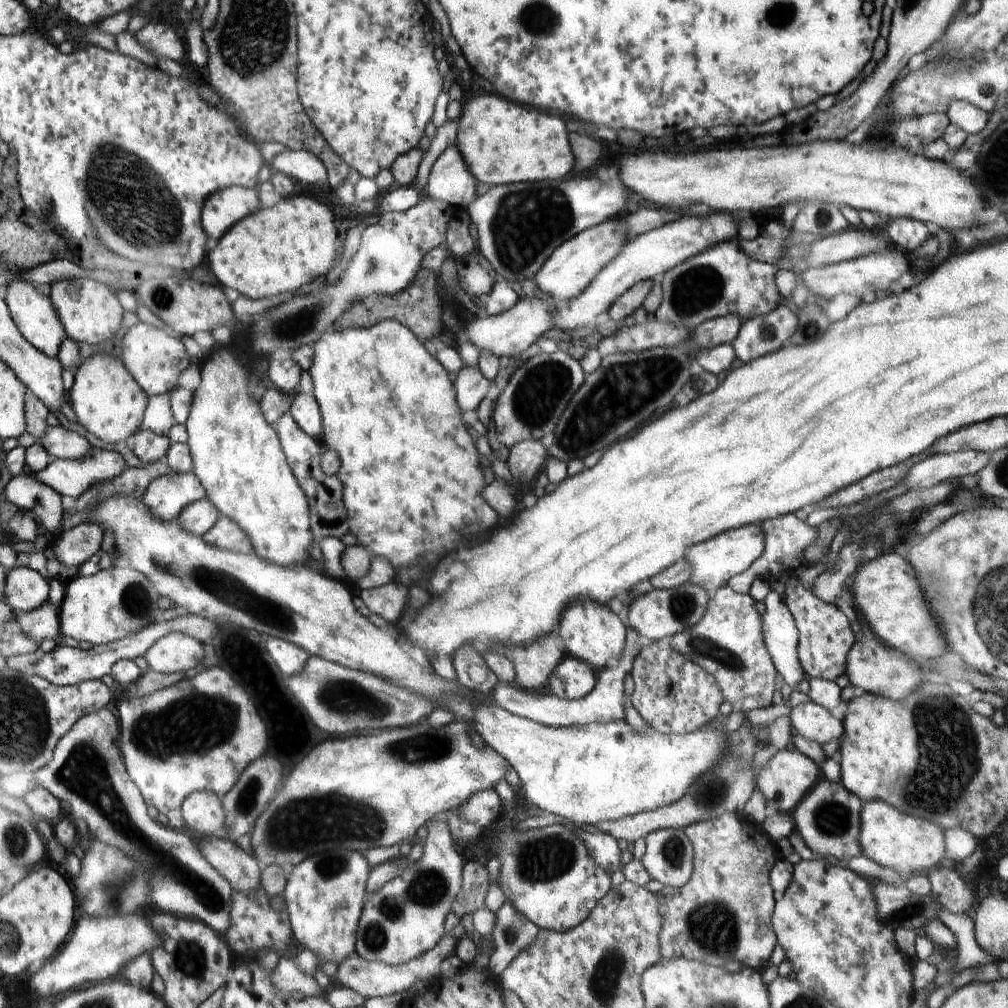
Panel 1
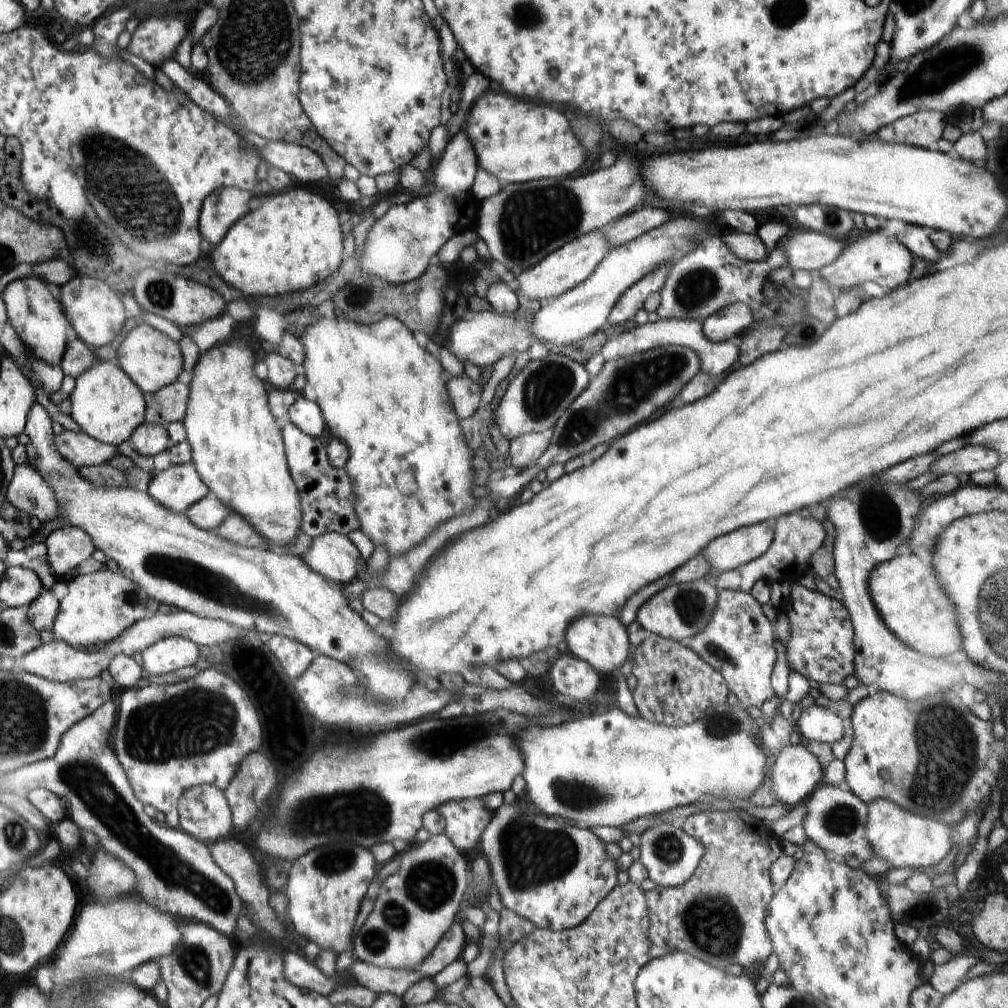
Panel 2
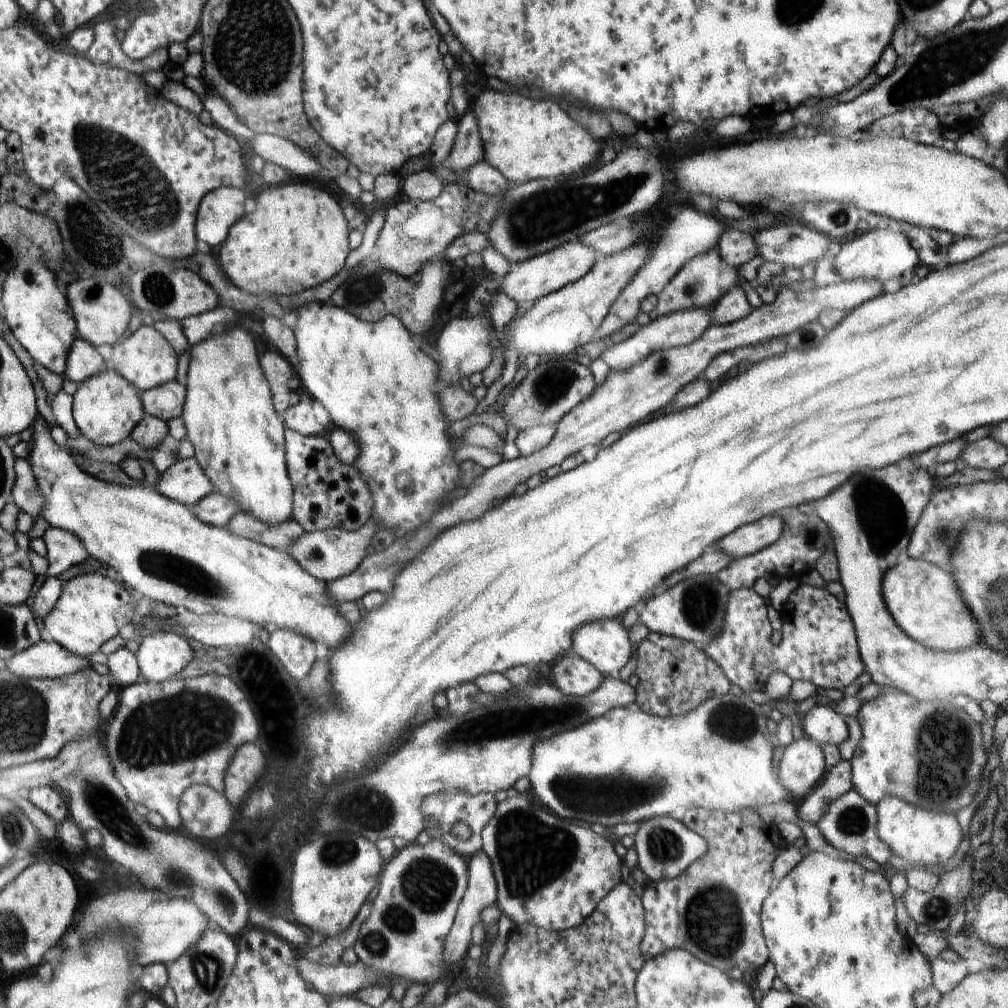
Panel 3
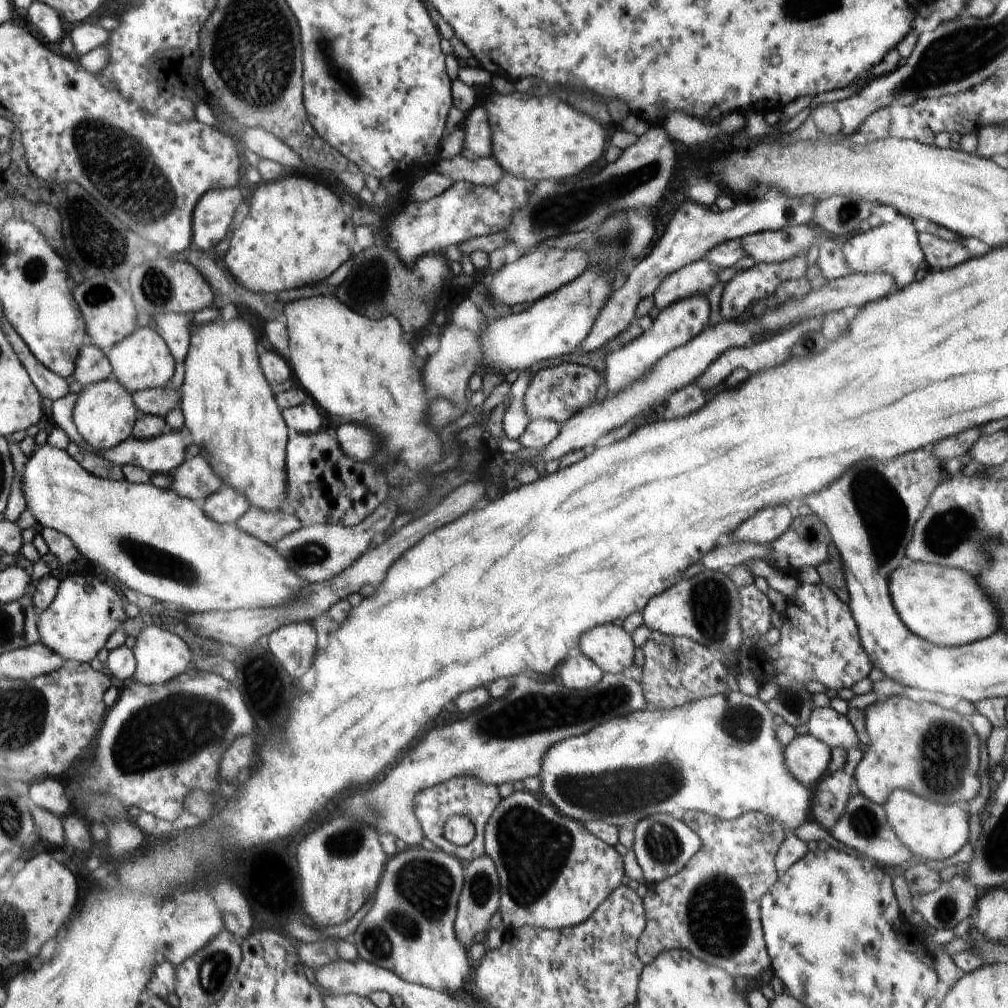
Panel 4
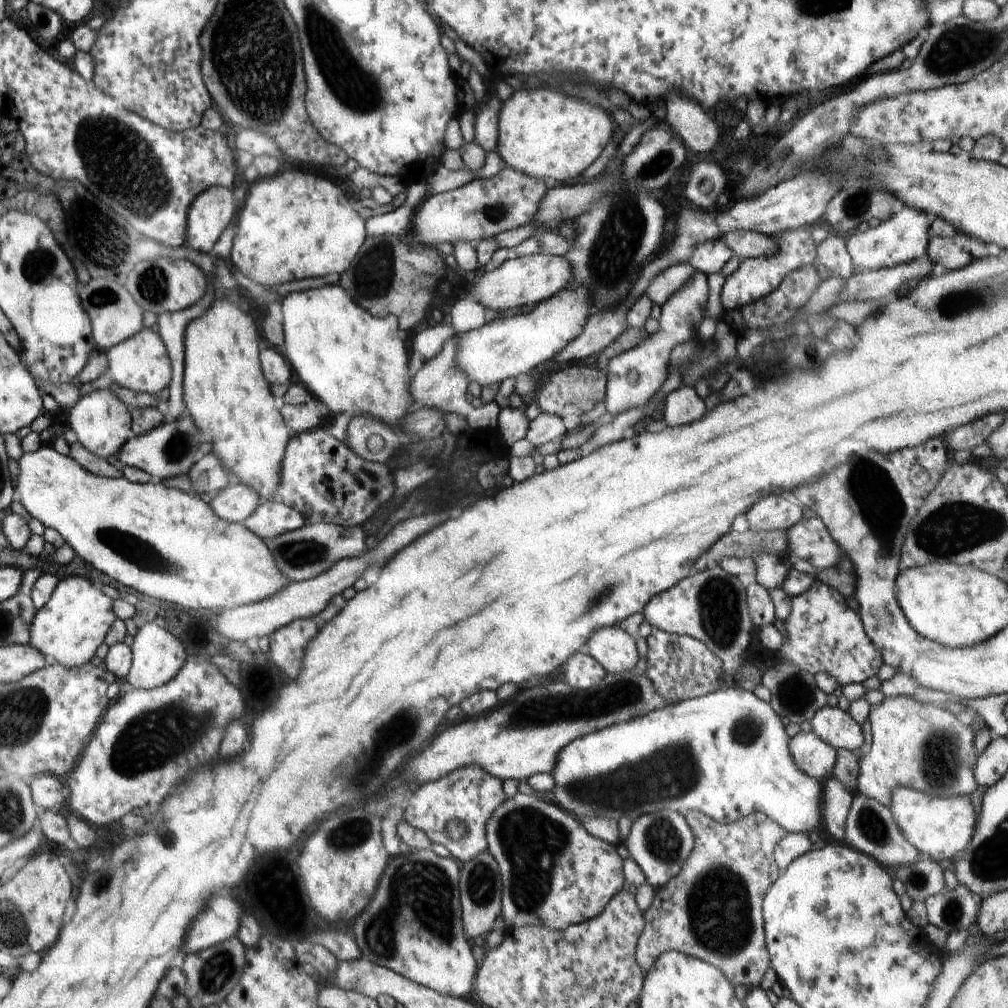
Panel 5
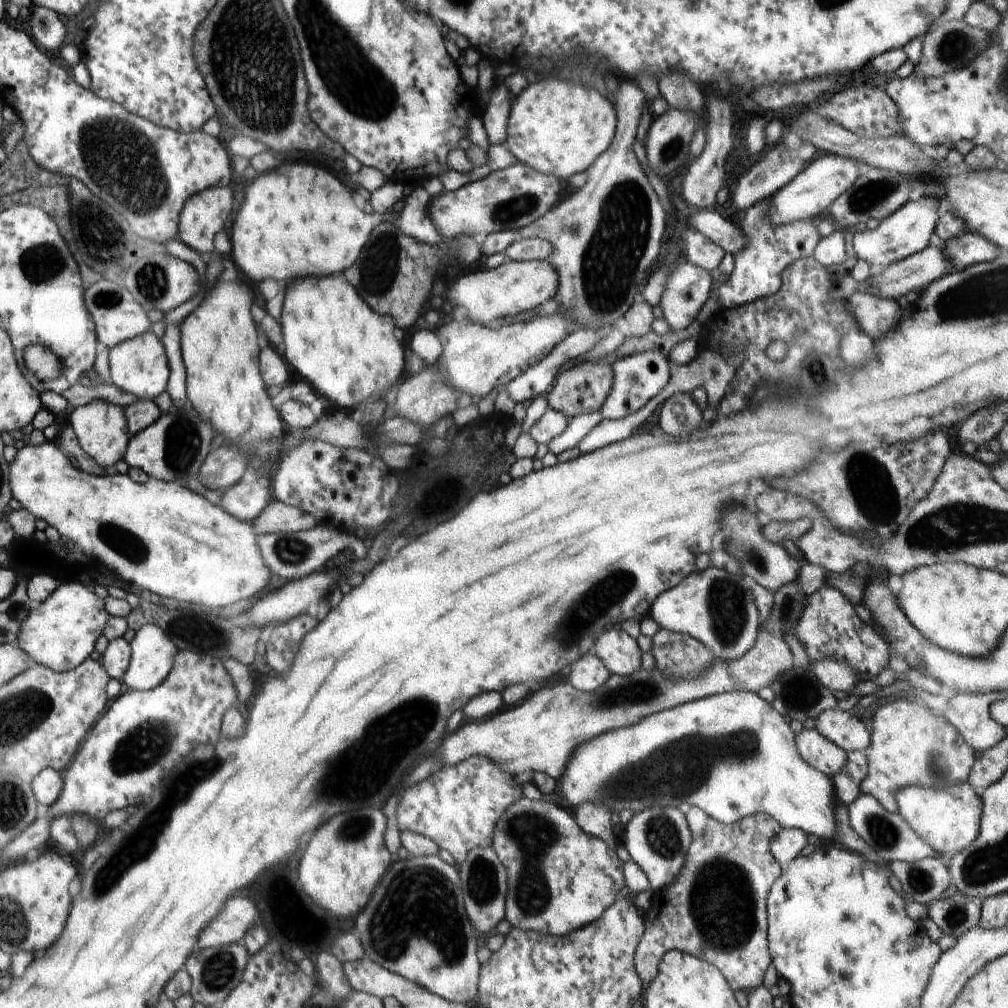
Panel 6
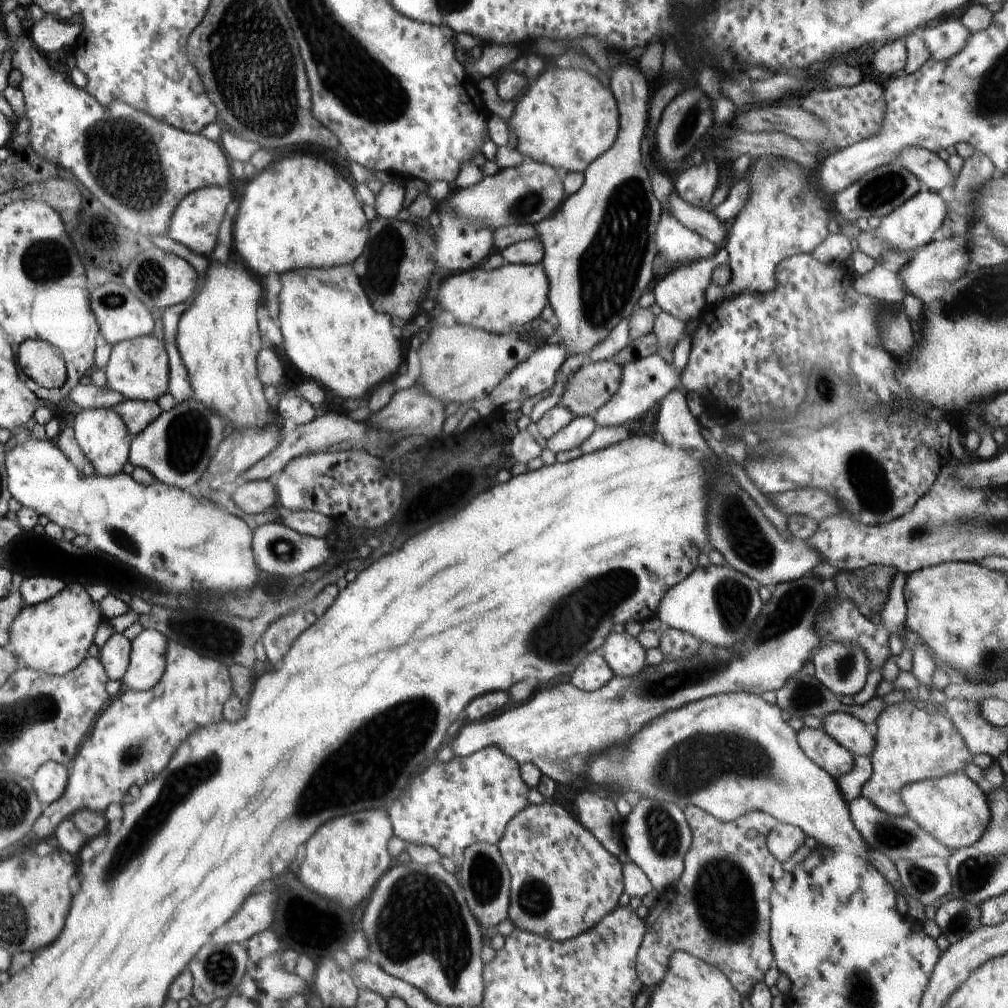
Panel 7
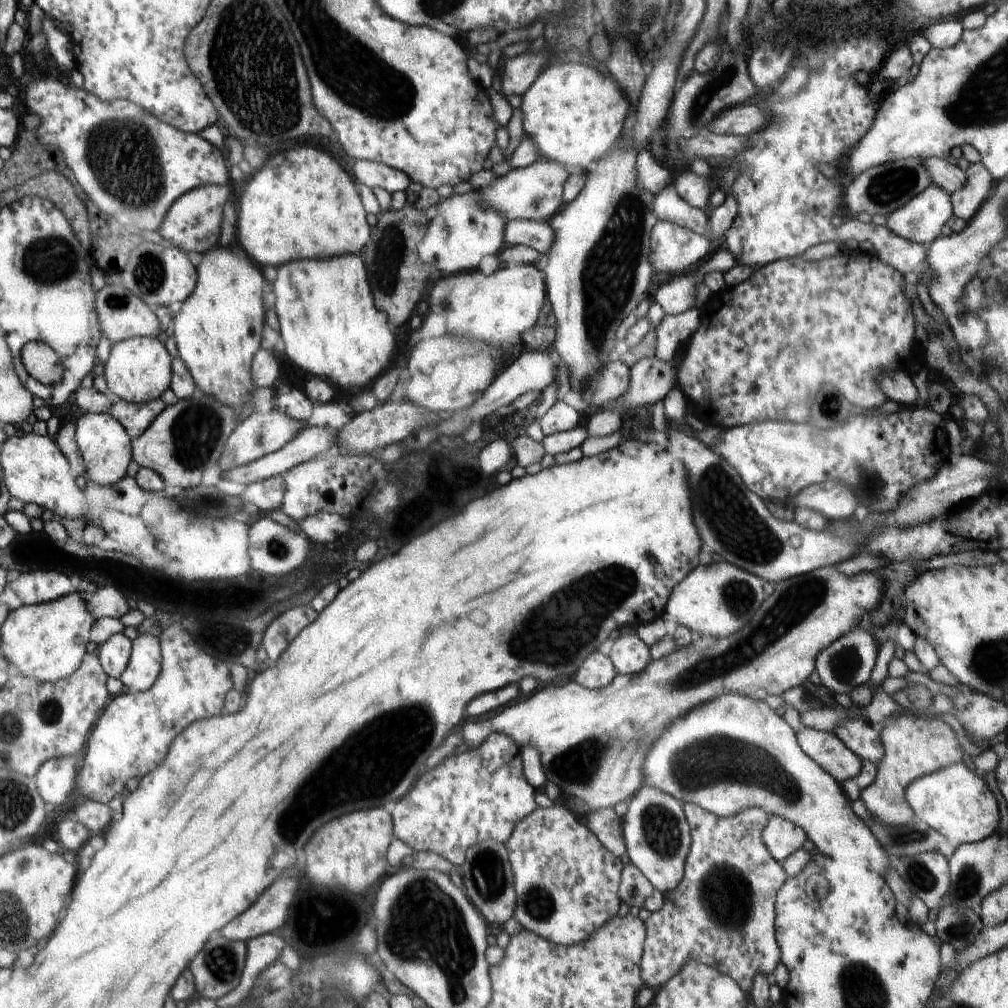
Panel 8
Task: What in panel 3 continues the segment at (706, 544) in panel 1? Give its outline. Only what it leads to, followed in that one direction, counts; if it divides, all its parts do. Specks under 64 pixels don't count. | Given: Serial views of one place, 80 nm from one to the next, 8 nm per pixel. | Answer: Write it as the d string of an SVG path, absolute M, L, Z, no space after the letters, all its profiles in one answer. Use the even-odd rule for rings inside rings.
M780 515L762 517L721 538L719 549L736 560L753 555L774 544L782 534L782 527L783 518Z

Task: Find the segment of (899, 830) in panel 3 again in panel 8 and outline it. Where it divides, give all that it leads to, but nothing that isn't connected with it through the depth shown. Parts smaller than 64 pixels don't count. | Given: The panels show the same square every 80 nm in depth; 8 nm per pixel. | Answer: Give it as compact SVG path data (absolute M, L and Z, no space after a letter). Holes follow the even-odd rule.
M964 763L943 766L935 773L912 781L905 790L905 797L915 818L923 820L956 847L980 842L998 830L1000 813L994 794L981 774L972 772Z

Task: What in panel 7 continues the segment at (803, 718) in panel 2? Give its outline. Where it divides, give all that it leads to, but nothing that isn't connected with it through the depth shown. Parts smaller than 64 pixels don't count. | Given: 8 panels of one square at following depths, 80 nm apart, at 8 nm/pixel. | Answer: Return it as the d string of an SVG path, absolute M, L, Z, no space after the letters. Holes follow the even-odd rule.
M842 712L828 714L828 716L824 716L822 730L824 730L824 732L826 732L826 734L828 734L828 736L830 736L833 740L836 740L840 746L846 748L849 752L852 752L852 754L856 756L868 756L869 759L872 758L872 750L876 748L874 732L869 730L869 726L864 724L864 722L858 718Z

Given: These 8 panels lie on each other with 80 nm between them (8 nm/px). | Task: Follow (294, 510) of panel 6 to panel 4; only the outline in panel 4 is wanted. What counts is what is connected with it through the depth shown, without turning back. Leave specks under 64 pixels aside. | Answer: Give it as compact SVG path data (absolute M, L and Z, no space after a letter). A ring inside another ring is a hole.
M252 506L235 524L249 535L272 546L302 527L302 523L292 512L286 510L268 512Z

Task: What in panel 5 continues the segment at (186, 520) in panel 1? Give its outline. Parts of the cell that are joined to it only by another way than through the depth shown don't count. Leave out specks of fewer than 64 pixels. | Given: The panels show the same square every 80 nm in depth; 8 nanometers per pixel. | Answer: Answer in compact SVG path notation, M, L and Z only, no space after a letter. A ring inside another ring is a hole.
M232 481L222 492L214 496L210 506L220 518L228 522L244 523L250 514L258 510L261 501L258 490L252 490L242 482Z

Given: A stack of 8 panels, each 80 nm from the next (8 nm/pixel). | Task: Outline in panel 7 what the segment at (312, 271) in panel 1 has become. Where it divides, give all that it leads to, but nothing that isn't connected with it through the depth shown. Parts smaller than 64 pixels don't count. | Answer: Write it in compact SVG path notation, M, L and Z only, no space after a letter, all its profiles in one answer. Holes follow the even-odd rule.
M290 158L246 186L233 222L240 260L258 276L298 268L333 268L352 264L369 238L369 222L352 186L326 162Z

